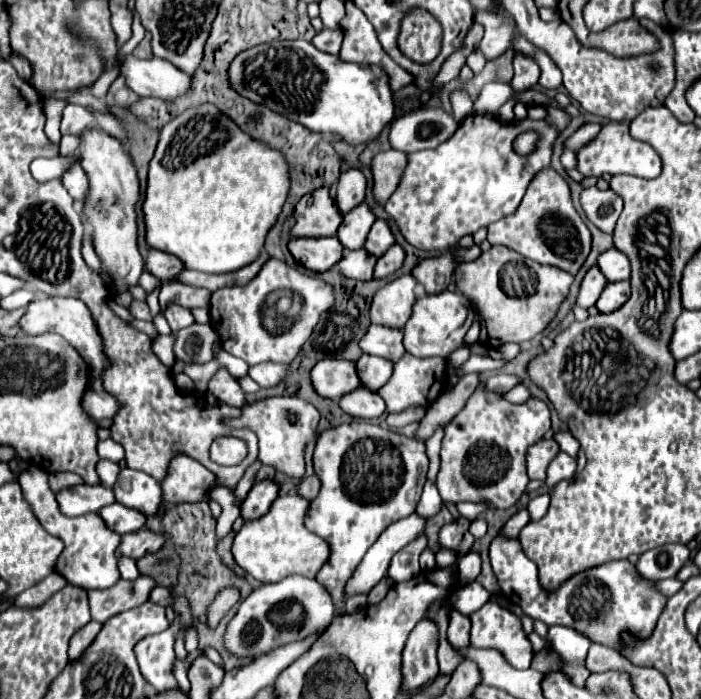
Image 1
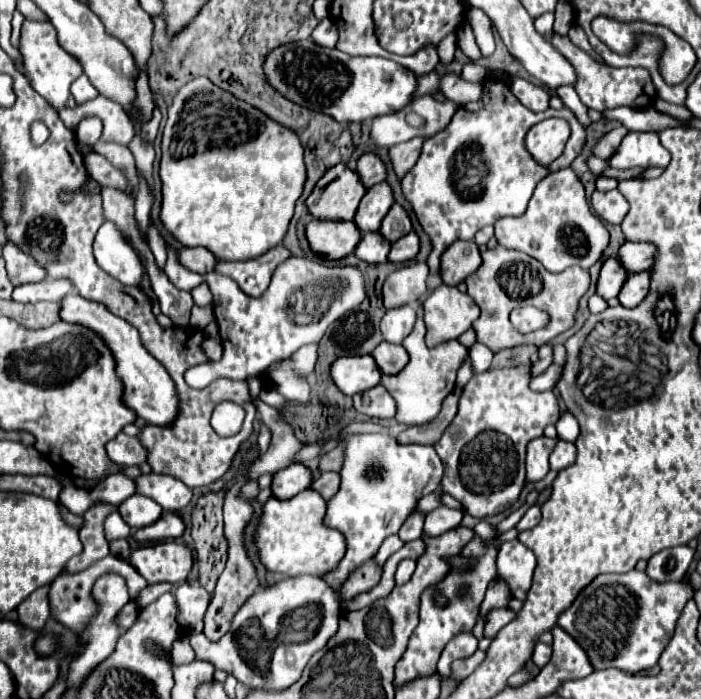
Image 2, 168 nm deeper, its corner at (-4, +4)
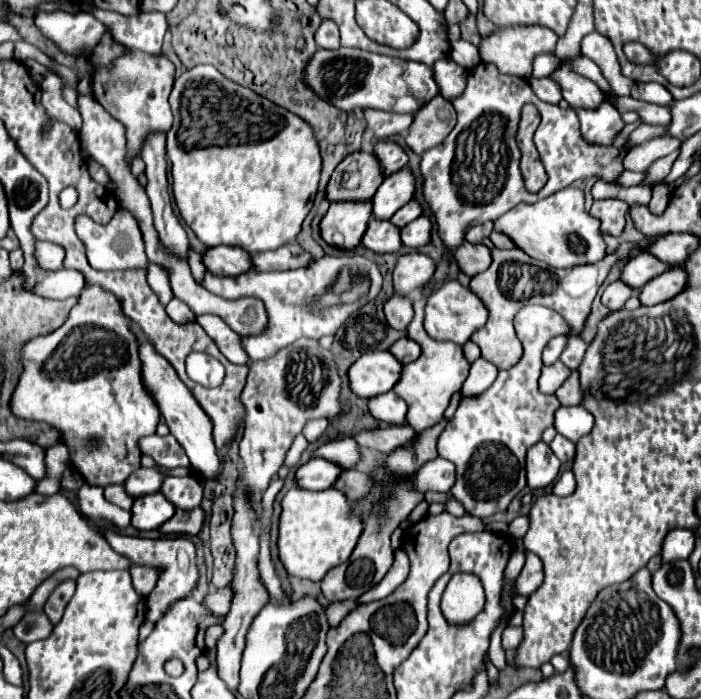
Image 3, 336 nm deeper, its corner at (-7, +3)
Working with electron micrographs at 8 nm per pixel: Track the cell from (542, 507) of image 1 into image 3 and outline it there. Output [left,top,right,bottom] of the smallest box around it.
[510,515,528,539]

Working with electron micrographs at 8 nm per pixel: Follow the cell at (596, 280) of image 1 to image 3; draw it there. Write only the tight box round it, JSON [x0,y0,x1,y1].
[622,251,684,287]

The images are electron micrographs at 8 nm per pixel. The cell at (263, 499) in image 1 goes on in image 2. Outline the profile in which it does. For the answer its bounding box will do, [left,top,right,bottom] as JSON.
[271,464,311,500]

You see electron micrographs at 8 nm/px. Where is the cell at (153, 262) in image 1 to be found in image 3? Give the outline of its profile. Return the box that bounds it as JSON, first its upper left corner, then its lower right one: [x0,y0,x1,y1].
[204,247,252,277]

